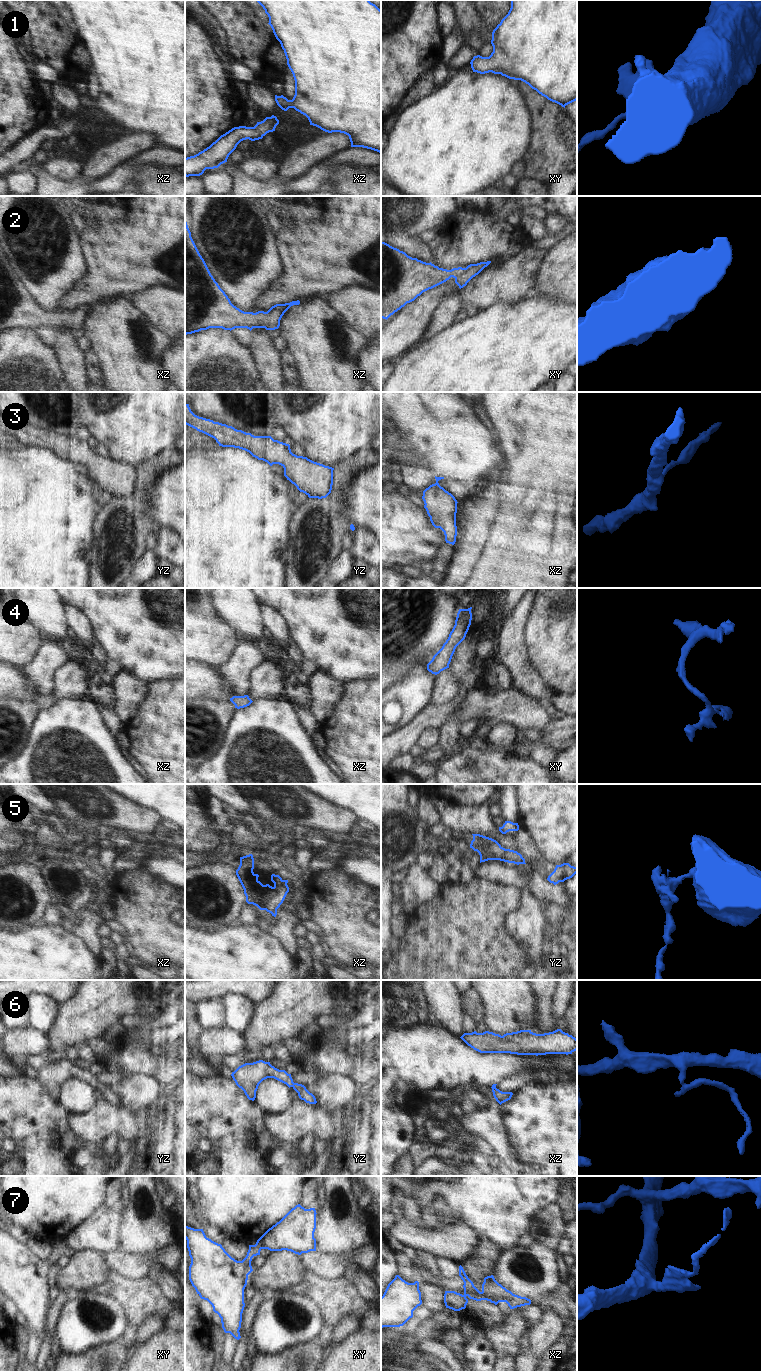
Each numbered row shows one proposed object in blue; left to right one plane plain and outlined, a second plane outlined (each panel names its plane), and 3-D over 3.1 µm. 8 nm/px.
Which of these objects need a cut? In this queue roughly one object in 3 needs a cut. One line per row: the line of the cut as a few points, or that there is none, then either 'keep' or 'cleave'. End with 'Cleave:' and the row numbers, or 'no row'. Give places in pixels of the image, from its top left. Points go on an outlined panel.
1: no cut | keep
2: no cut | keep
3: no cut | keep
4: no cut | keep
5: no cut | keep
6: no cut | keep
7: no cut | keep
Cleave: no row

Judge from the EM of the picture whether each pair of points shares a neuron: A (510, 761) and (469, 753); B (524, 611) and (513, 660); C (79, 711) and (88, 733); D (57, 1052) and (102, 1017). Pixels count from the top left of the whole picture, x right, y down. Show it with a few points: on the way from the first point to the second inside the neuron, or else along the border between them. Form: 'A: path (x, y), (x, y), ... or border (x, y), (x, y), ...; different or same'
A: path (500, 761), (483, 761), (479, 758); same
B: path (515, 623), (513, 626), (513, 648); same
C: path (79, 716), (79, 724), (83, 728); same
D: path (65, 1040), (90, 1017); same

